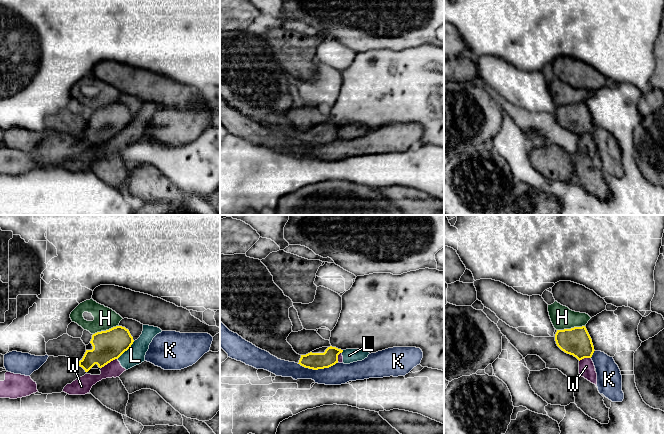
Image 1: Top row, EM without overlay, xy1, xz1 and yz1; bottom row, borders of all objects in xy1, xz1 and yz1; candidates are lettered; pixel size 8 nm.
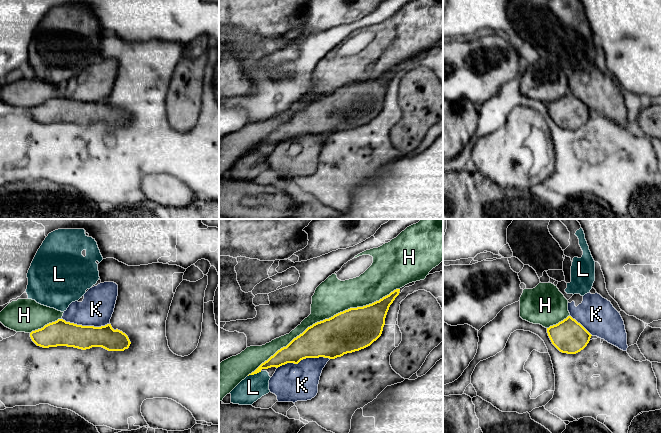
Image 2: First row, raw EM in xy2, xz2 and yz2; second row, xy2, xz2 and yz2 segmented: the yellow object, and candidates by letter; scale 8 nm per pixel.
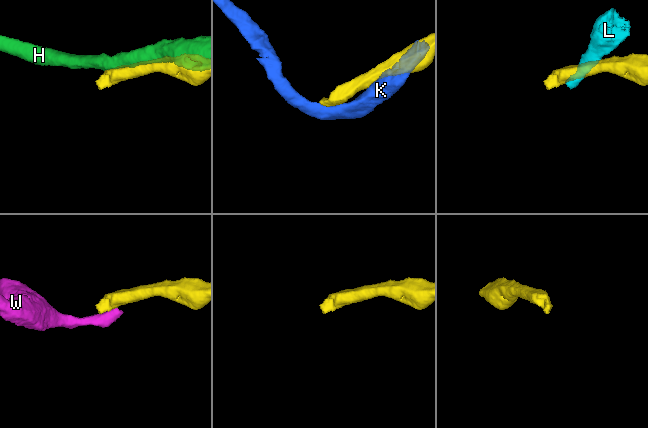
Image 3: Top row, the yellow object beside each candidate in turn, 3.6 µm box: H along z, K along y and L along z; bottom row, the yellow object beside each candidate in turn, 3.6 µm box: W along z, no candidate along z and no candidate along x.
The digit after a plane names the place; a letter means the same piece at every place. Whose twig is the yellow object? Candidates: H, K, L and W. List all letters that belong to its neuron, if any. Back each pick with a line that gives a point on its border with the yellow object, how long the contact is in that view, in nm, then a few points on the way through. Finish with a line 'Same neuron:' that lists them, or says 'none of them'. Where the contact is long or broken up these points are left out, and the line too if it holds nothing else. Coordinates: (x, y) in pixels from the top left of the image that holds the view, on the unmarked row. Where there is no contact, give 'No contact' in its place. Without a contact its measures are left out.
Same neuron: none of them

